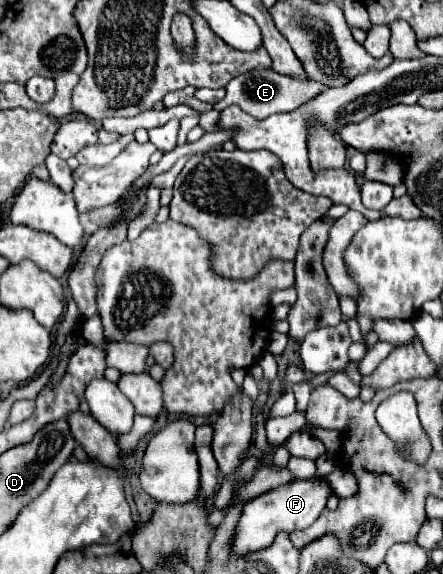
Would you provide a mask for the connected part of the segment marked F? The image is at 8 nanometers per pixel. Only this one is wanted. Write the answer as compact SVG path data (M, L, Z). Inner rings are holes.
M296 478L288 484L282 484L274 490L268 490L256 498L252 498L242 512L242 520L238 522L238 536L234 536L234 558L244 556L244 552L256 552L268 548L274 542L278 532L292 532L308 528L320 512L326 508L326 500L332 496L332 488L324 478Z

